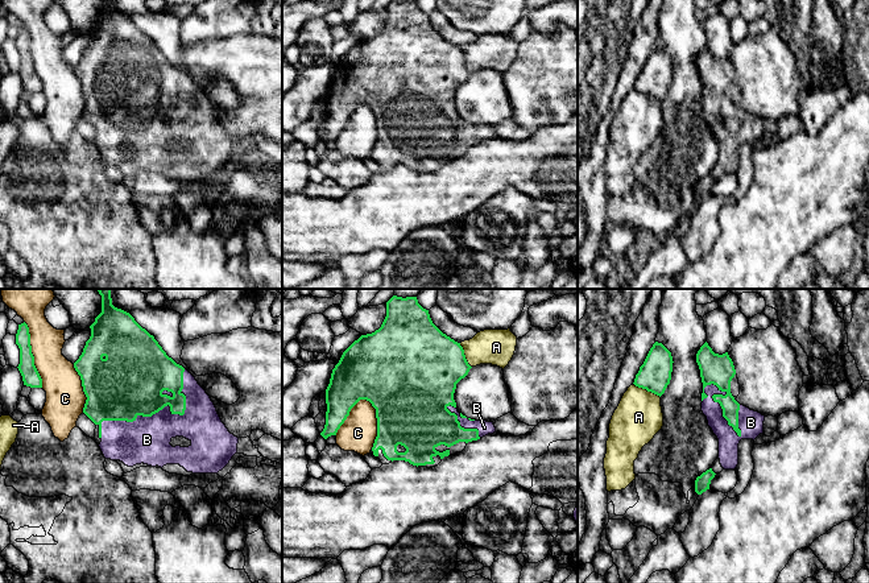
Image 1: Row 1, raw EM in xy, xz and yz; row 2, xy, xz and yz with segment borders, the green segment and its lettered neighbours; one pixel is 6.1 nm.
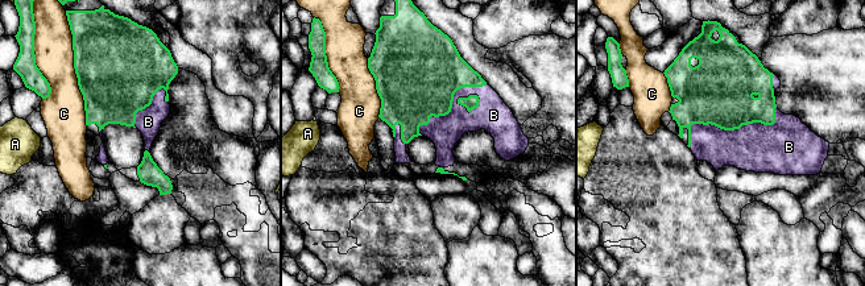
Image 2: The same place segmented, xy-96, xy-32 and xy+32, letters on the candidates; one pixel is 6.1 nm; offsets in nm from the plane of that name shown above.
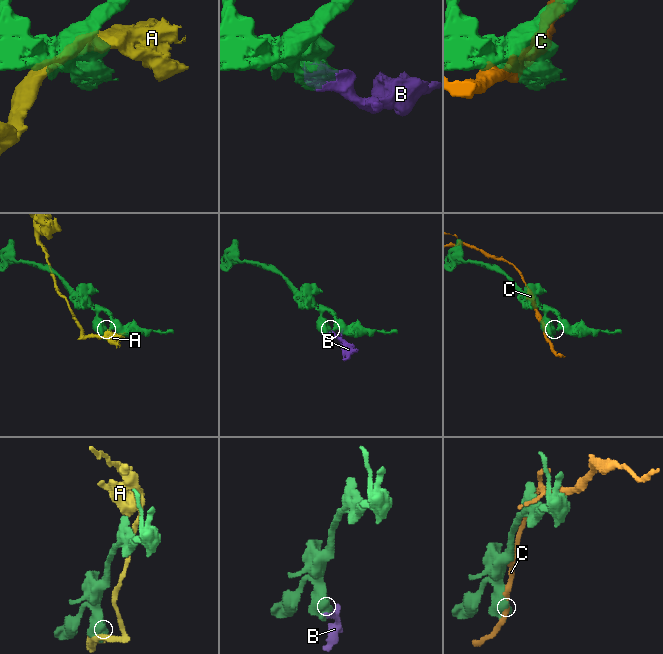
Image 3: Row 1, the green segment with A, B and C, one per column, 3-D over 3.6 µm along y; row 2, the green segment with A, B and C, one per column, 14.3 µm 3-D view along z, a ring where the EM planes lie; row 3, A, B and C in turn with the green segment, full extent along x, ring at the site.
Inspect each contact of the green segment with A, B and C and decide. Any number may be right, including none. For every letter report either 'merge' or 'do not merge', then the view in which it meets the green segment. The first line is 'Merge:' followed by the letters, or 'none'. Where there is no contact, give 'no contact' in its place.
Merge: B
A: do not merge; meets green in yz
B: merge; meets green in xy
C: do not merge; meets green in xz

